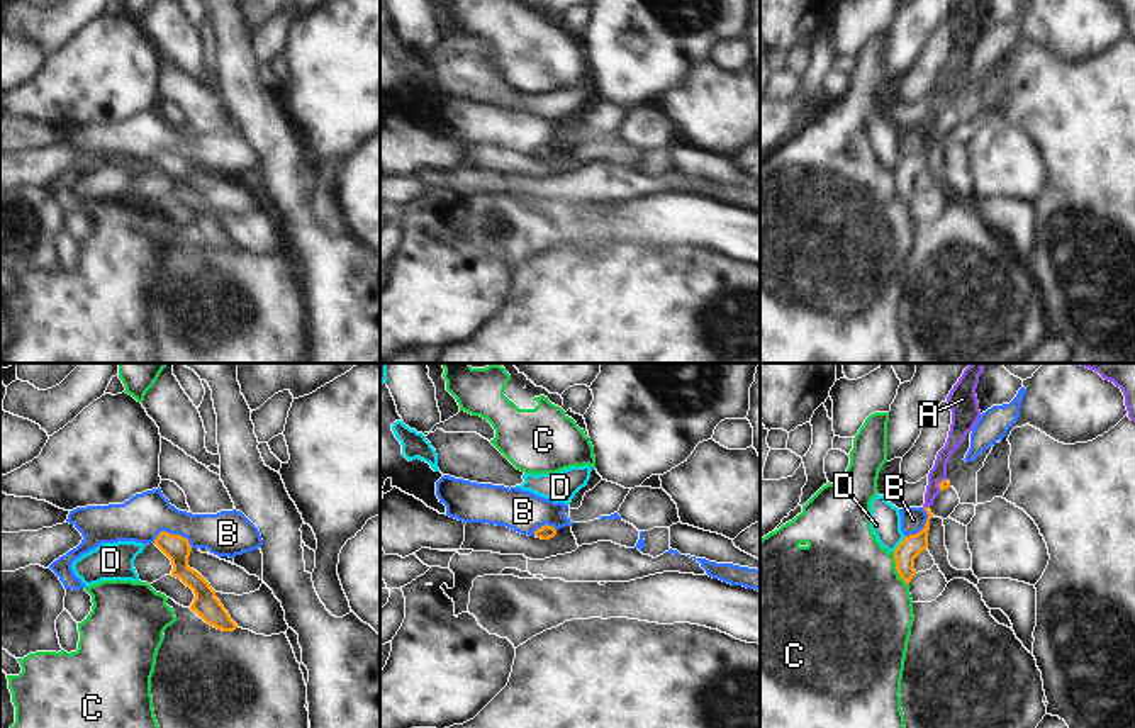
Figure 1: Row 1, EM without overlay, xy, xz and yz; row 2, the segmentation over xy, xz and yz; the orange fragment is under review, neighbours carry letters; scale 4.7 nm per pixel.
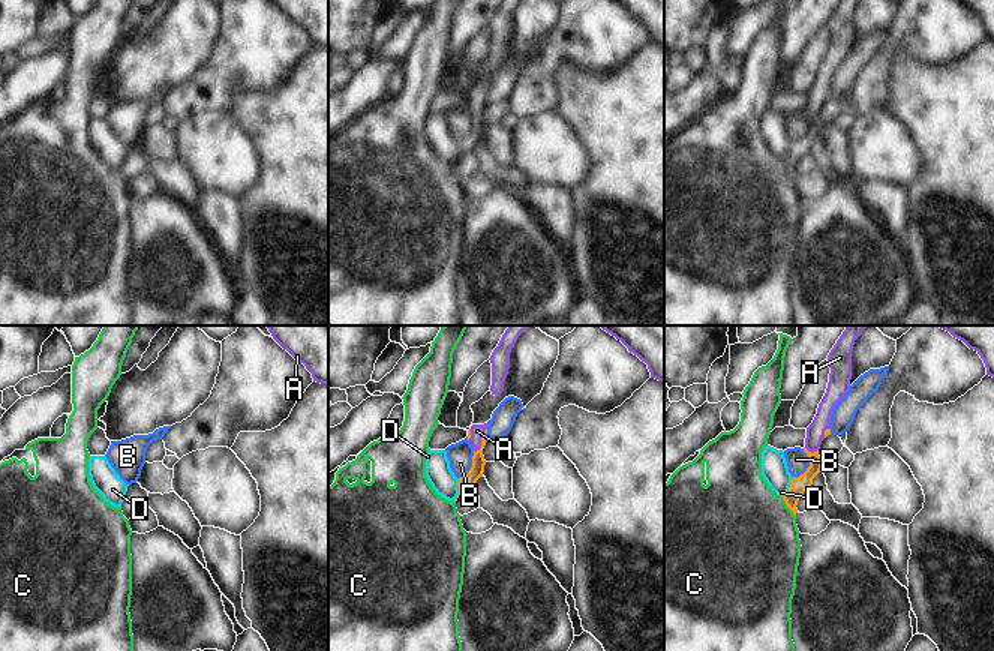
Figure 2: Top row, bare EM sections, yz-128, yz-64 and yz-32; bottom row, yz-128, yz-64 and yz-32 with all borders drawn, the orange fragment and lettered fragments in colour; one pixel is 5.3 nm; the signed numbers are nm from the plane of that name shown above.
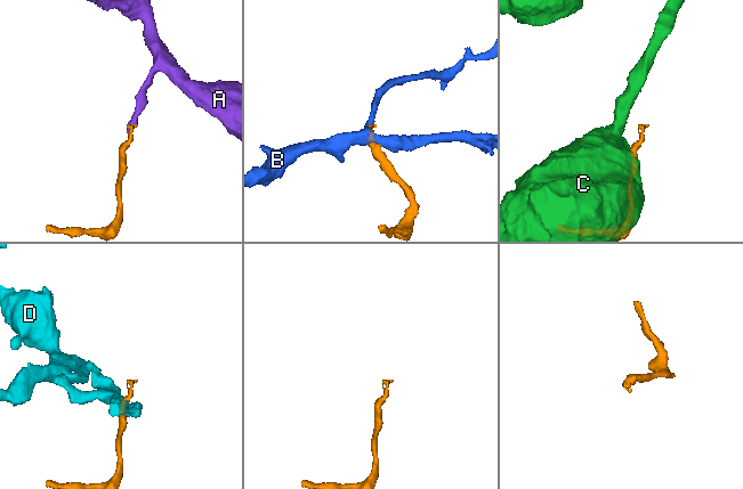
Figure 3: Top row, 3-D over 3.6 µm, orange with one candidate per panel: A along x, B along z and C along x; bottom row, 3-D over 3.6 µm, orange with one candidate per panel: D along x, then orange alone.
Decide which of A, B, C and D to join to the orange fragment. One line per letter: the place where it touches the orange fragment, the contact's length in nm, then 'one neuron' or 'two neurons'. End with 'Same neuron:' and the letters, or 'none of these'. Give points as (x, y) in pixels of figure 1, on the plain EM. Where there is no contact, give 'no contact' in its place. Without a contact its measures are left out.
A: yz (925, 128) | 30 nm | one neuron
B: xy (173, 155) | 190 nm | two neurons
C: yz (896, 189) | 170 nm | two neurons
D: yz (898, 165) | 100 nm | two neurons
Same neuron: A

